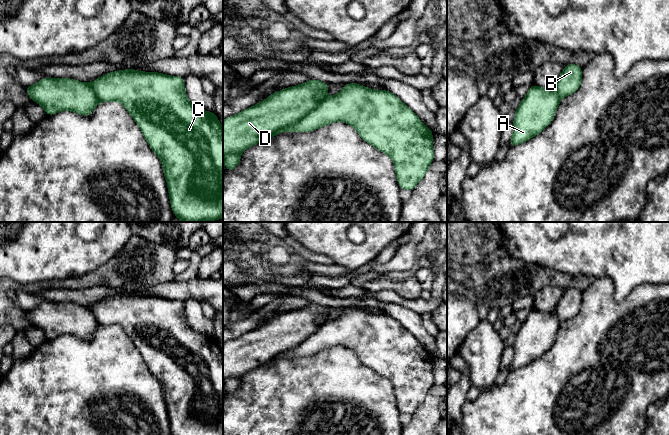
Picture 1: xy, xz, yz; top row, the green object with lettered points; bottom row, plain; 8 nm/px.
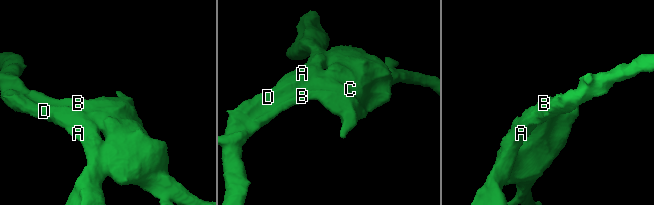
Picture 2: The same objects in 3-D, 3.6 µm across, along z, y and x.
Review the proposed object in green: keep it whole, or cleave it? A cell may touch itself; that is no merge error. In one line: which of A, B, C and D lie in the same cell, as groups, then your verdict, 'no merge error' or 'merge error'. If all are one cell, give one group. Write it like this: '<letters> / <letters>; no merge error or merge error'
A D / B C; merge error

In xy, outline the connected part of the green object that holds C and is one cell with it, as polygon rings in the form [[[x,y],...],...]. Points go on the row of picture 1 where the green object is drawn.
[[[133,68],[128,70],[114,71],[107,73],[100,78],[88,83],[98,100],[101,102],[118,101],[133,117],[141,129],[145,140],[153,152],[160,158],[163,166],[165,179],[167,182],[171,209],[174,216],[177,216],[181,222],[204,222],[214,221],[223,218],[223,127],[221,126],[214,112],[207,112],[194,107],[188,100],[185,92],[185,78],[180,76],[170,76],[158,72],[135,71]]]

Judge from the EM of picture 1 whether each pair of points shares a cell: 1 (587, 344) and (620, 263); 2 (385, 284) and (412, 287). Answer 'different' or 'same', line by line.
1: different
2: same

